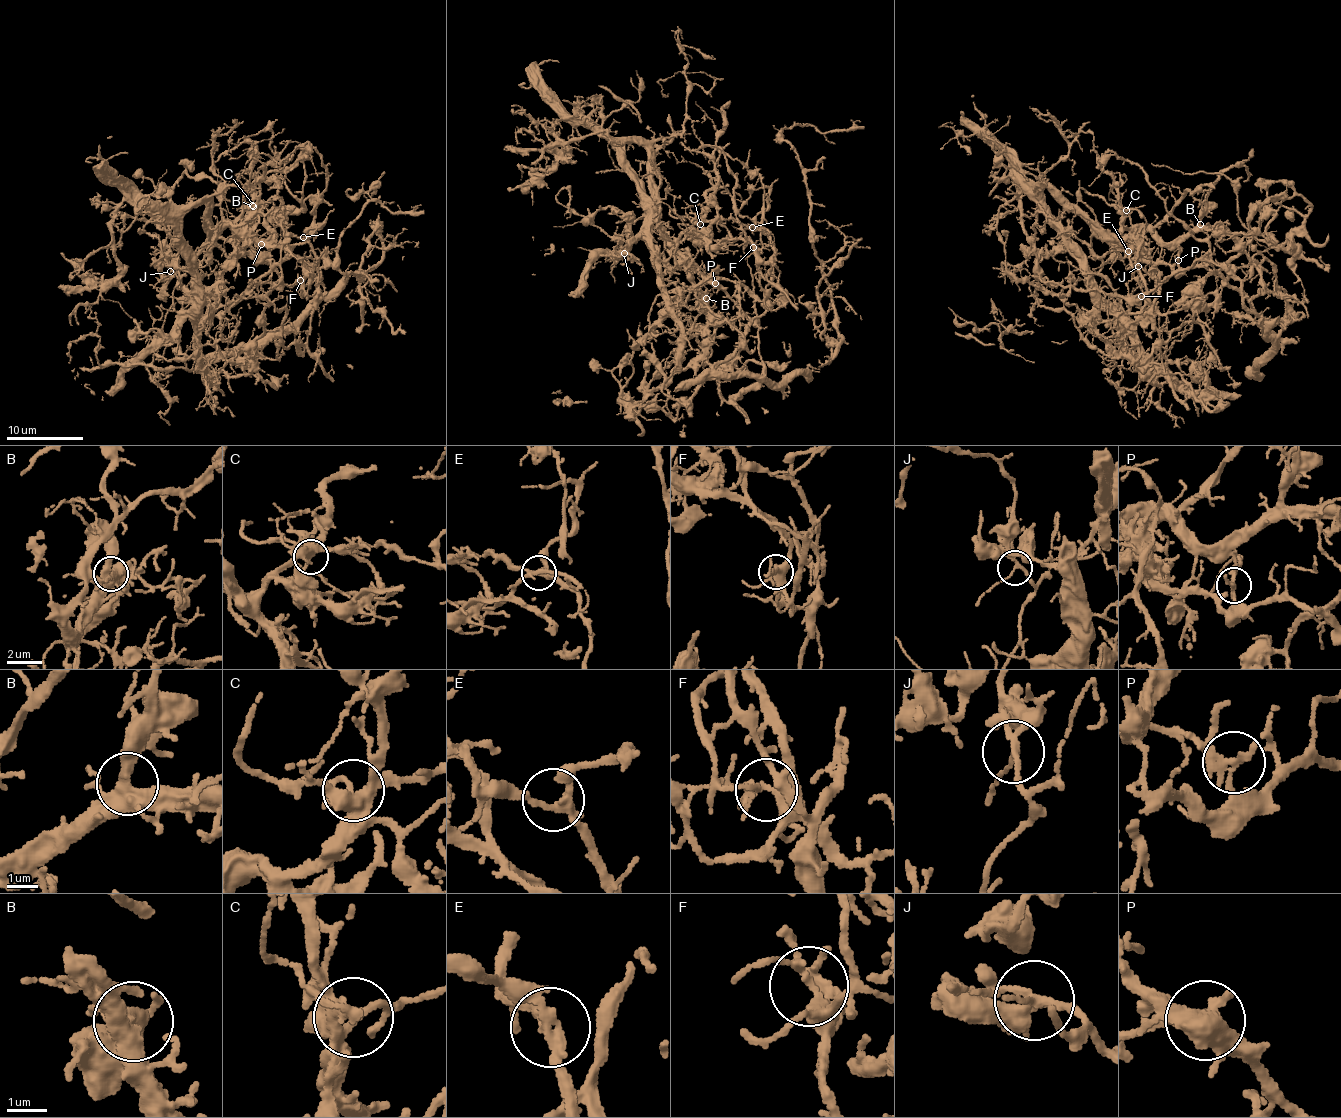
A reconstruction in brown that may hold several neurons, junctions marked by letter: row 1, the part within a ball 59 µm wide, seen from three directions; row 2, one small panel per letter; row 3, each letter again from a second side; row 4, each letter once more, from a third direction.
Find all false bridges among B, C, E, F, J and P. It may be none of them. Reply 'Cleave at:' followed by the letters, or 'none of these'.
Cleave at: P

